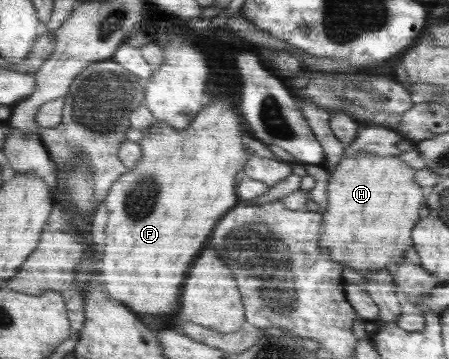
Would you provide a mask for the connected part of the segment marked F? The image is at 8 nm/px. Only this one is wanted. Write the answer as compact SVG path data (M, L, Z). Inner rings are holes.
M221 97L219 101L213 101L211 105L207 105L207 109L202 109L202 111L195 117L194 121L191 121L190 125L187 125L185 129L181 131L175 131L163 123L153 121L149 125L147 131L143 131L143 138L137 141L137 144L141 145L143 149L143 161L135 167L135 169L128 168L127 173L123 173L122 177L119 177L119 181L112 186L111 193L107 195L107 200L105 201L105 209L107 209L107 226L105 227L105 245L101 247L105 255L100 255L99 257L99 283L105 285L105 294L109 293L110 299L114 301L121 301L123 305L127 305L129 309L135 309L135 313L141 313L145 317L151 317L151 319L167 319L171 315L175 315L181 307L181 287L183 287L183 281L193 265L193 261L197 259L197 255L201 253L203 245L205 245L205 239L211 235L213 231L213 225L227 213L225 209L229 207L235 207L237 203L237 195L235 195L235 175L237 171L241 169L239 161L243 157L243 163L245 163L245 148L244 143L241 143L241 123L239 123L239 115L237 111L233 109L233 101L227 101L227 97Z

